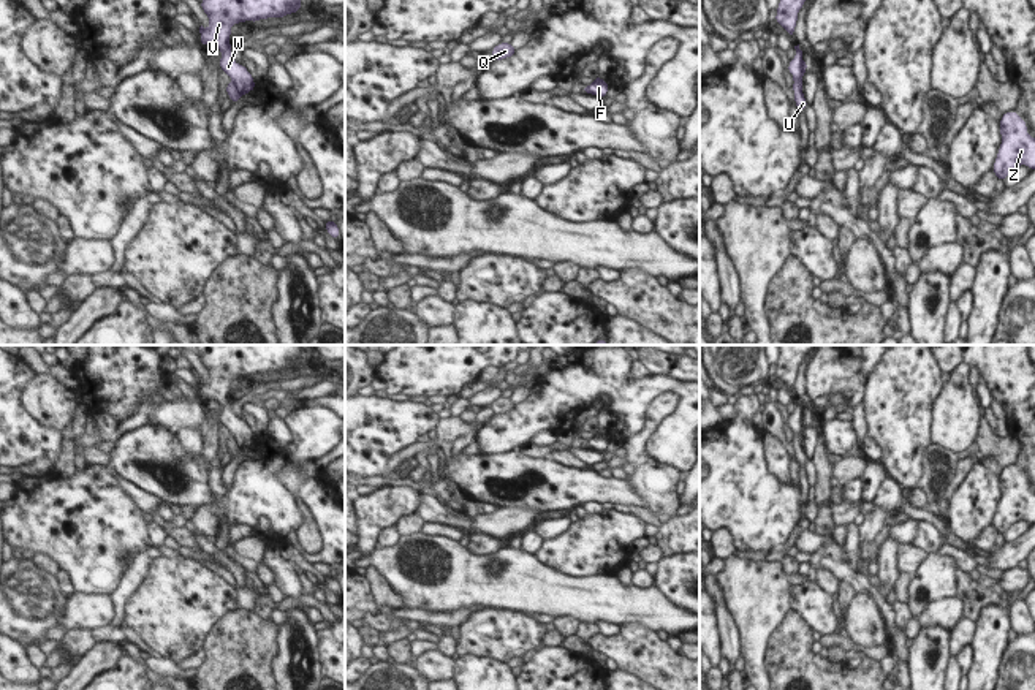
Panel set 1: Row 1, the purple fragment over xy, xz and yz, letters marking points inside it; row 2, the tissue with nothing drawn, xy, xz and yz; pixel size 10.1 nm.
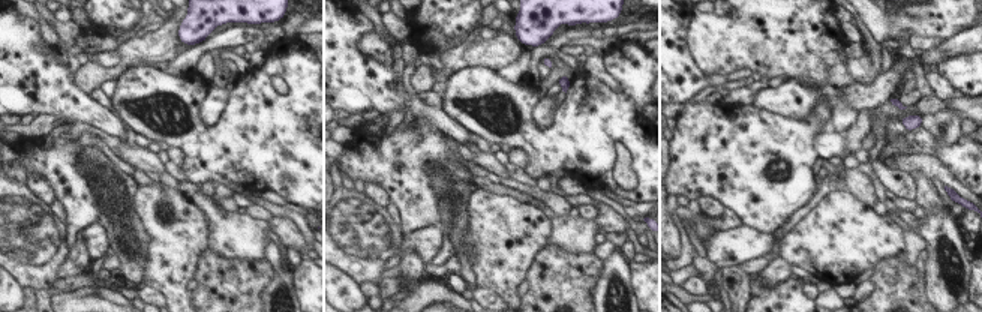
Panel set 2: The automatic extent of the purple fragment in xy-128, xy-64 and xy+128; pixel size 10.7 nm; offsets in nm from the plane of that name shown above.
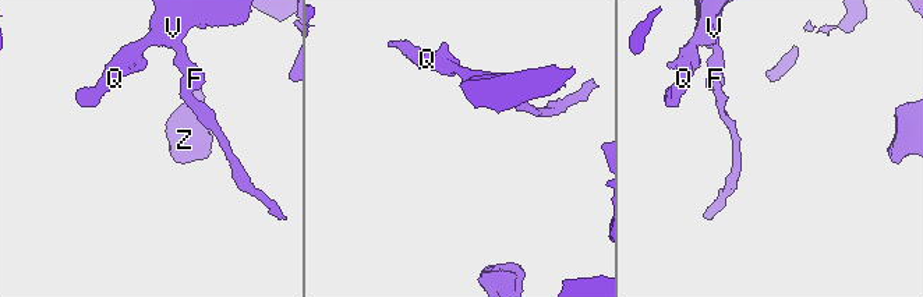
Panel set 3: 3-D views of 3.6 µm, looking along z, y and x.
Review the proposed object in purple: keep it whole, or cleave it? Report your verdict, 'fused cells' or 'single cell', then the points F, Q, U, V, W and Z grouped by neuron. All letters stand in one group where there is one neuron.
fused cells; groups F Q V W Z / U

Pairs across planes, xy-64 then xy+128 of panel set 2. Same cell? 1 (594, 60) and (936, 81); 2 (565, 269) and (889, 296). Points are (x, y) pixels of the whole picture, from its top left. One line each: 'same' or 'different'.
1: same
2: same

